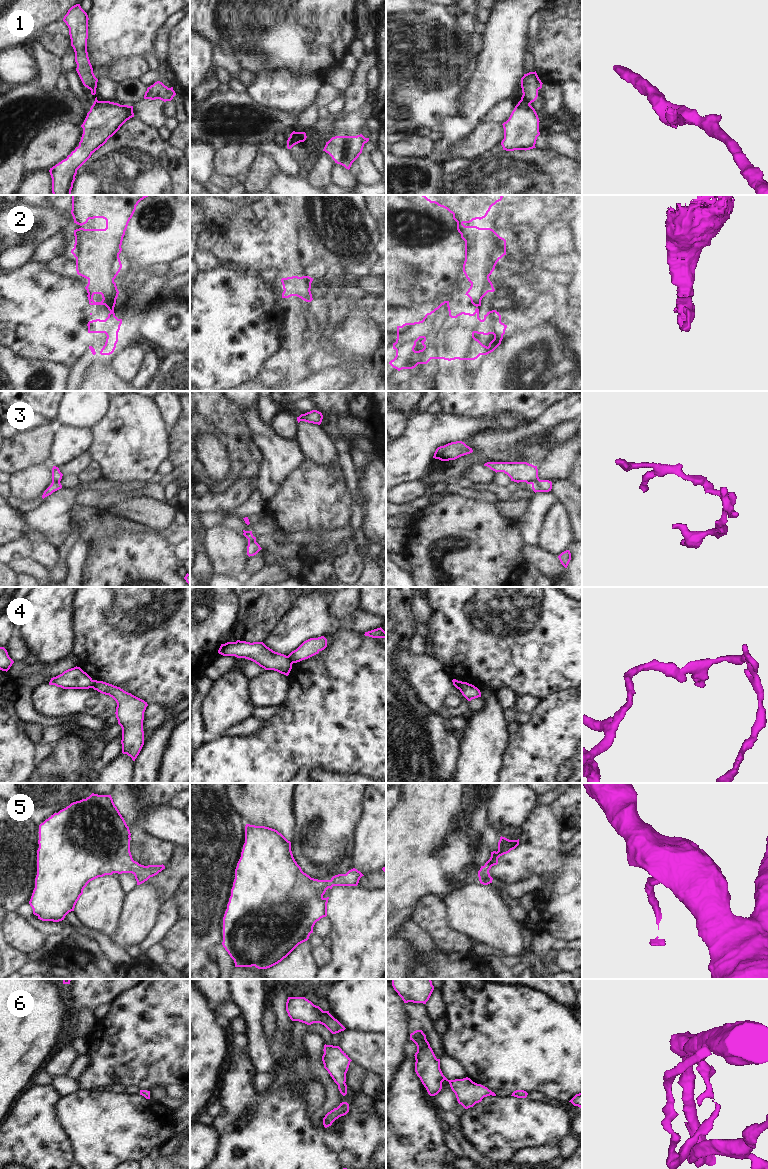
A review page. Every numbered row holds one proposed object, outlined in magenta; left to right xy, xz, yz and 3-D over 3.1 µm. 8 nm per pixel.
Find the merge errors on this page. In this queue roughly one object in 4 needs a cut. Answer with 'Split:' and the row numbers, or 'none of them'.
Split: 1, 4

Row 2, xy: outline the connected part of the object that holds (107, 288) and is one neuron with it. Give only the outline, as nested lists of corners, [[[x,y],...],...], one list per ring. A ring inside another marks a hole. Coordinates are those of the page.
[[[72,195],[71,214],[74,223],[82,226],[89,219],[103,218],[106,220],[105,229],[84,229],[80,227],[74,230],[75,244],[71,253],[76,258],[77,274],[86,278],[88,284],[85,287],[90,305],[105,305],[110,313],[105,320],[89,321],[88,333],[105,333],[107,338],[105,345],[100,351],[101,355],[110,355],[114,352],[118,342],[118,332],[122,319],[118,319],[114,313],[114,307],[119,291],[114,279],[120,272],[122,264],[119,254],[122,251],[121,245],[128,223],[132,218],[138,203],[148,195]],[[102,295],[101,302],[95,302],[93,296]]]

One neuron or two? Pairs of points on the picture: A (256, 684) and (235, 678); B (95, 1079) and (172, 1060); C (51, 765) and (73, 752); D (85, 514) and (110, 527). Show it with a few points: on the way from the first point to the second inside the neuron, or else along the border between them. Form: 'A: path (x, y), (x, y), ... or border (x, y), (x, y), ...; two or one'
A: border (248, 681), (249, 698), (253, 704); two
B: path (114, 1061), (153, 1060); one
C: path (56, 765), (60, 765), (68, 757); one
D: path (91, 519), (96, 524), (104, 524); one

